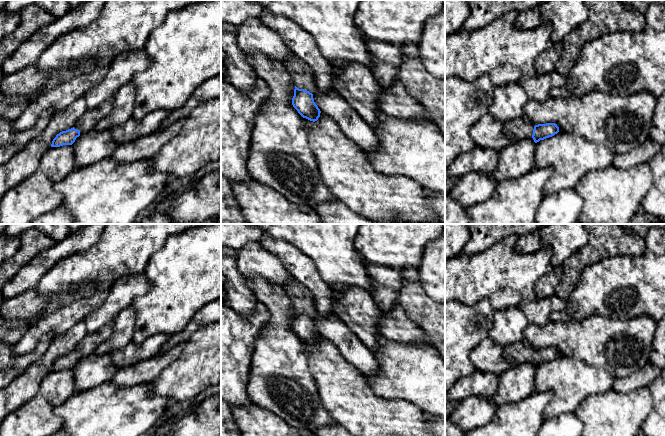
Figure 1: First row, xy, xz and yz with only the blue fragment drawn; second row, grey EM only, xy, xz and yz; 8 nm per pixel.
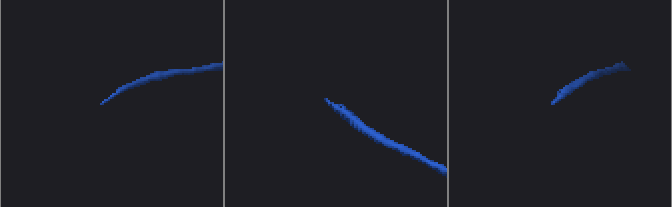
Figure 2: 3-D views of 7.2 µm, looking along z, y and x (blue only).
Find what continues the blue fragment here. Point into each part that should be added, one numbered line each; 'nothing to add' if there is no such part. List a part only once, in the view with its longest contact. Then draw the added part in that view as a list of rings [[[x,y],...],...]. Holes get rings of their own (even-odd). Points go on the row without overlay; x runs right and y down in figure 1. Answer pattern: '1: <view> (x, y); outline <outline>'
1: xz (302, 299); outline [[[295,279],[286,282],[283,288],[297,312],[315,316],[317,309],[310,290]]]

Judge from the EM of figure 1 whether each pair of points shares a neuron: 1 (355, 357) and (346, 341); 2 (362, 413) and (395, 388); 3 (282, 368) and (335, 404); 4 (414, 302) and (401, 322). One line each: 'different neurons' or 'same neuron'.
1: same neuron
2: different neurons
3: different neurons
4: different neurons

